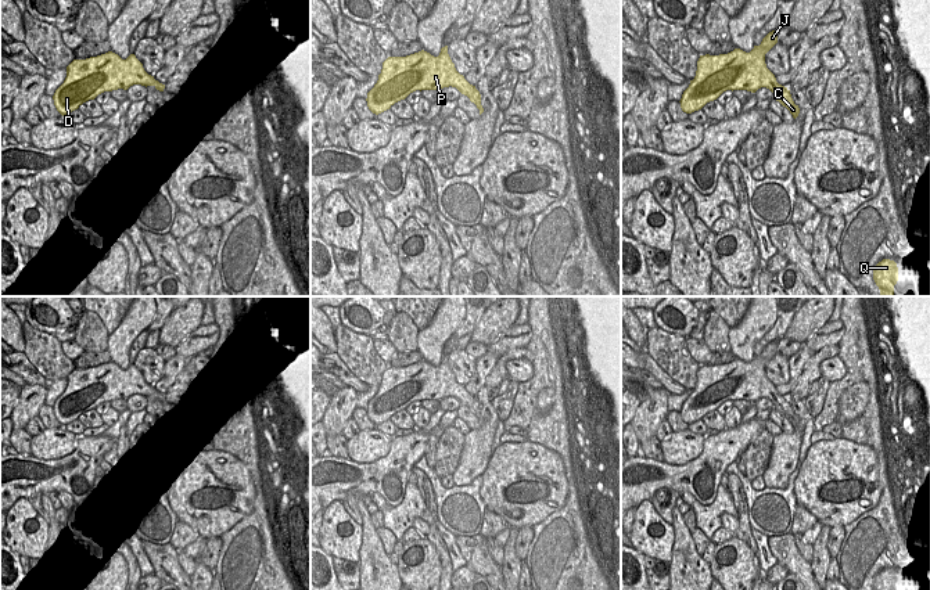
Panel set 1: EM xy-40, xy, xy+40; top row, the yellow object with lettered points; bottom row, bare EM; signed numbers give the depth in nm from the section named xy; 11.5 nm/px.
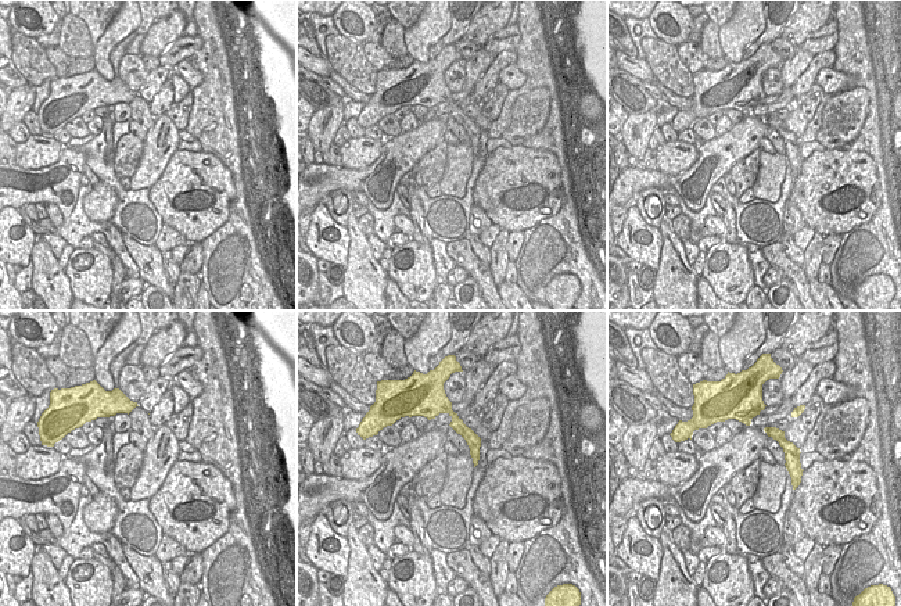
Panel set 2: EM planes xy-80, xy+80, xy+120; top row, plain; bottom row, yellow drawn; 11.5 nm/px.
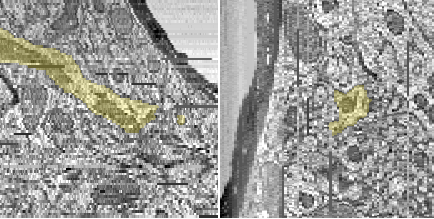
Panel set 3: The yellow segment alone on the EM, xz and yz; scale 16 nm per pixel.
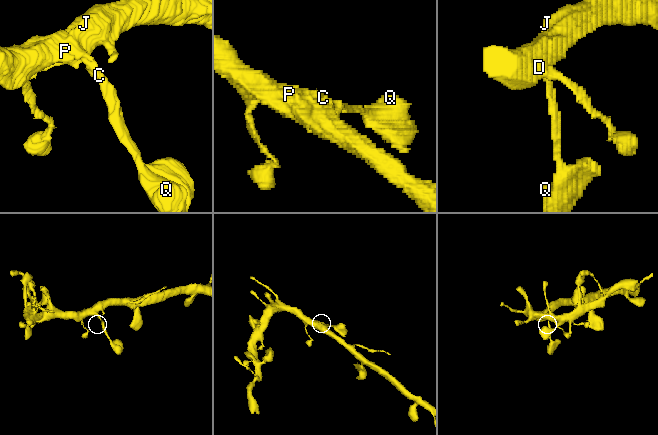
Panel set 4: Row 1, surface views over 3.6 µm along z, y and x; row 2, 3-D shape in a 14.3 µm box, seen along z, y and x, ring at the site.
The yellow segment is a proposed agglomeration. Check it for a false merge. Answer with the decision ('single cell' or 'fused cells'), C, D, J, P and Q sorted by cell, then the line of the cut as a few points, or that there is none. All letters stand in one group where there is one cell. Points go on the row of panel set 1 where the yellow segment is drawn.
single cell; C D J P Q; no cut

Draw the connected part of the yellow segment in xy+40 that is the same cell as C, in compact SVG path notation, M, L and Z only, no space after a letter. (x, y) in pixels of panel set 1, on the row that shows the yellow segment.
M772 30L750 53L735 48L728 54L700 55L696 76L690 80L679 101L682 111L686 114L699 111L726 90L755 93L758 89L766 87L796 119L800 108L794 104L790 90L776 82L775 75L765 64L765 54L776 43L778 30Z

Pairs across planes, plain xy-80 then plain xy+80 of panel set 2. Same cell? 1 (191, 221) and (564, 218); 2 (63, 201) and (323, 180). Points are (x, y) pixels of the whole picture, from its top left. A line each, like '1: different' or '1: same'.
1: different
2: same

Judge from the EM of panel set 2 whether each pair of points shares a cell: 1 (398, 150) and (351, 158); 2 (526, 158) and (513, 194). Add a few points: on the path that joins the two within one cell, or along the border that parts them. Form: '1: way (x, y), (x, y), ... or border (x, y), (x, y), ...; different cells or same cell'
1: border (383, 144), (381, 153), (369, 165), (351, 168); different cells
2: way (526, 167), (526, 179), (519, 186); same cell

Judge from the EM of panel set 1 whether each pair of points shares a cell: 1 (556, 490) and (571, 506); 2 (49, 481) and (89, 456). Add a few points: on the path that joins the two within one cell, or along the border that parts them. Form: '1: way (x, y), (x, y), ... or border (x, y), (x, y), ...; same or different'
1: border (564, 468), (567, 479), (566, 503), (542, 522); different
2: way (58, 475), (71, 474), (79, 466); same

